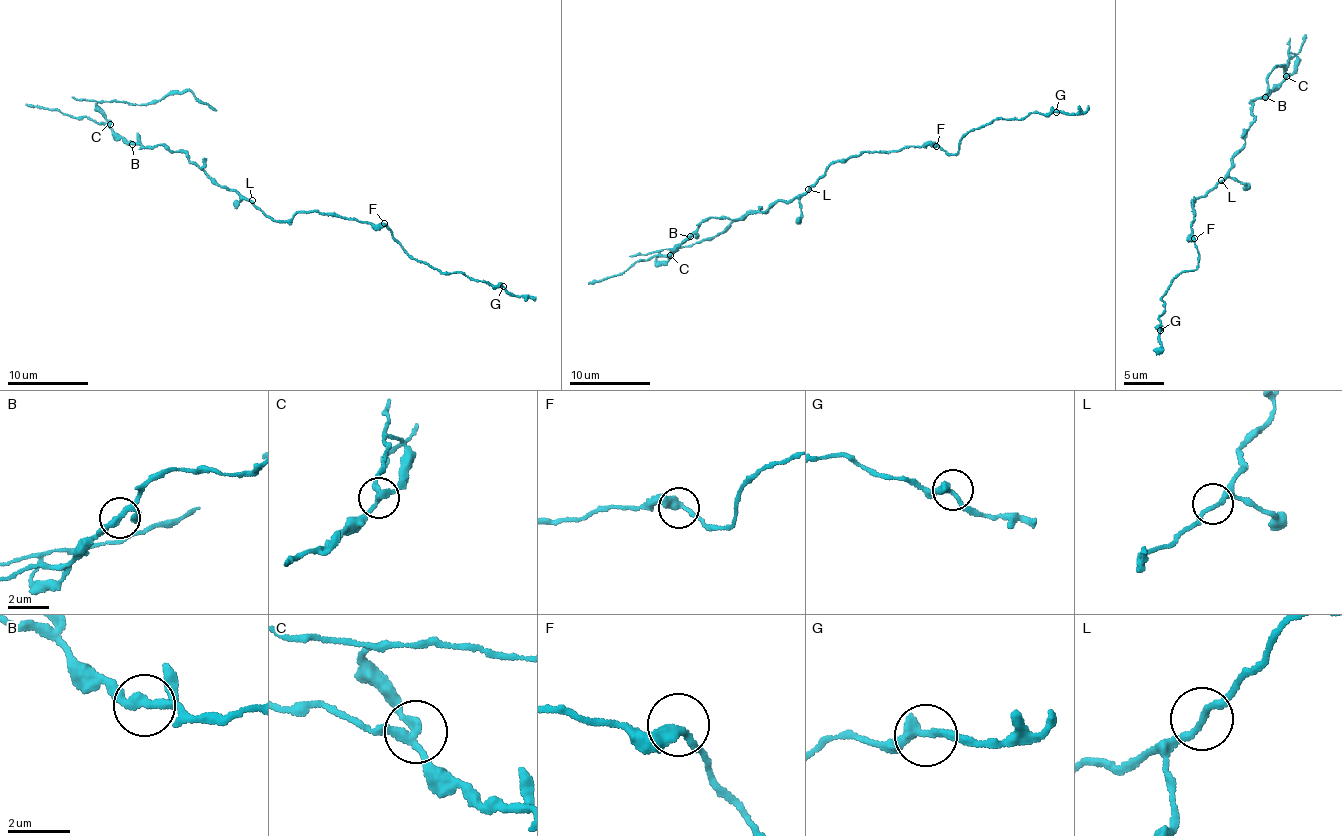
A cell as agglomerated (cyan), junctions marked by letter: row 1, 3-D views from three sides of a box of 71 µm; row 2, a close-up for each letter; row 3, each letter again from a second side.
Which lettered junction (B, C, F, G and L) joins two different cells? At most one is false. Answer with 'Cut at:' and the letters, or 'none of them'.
Cut at: C

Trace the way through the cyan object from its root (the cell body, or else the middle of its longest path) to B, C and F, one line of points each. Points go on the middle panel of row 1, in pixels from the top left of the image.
B: (807, 190), (741, 219), (710, 217), (690, 236)
C: (807, 190), (741, 219), (710, 217), (670, 255)
F: (807, 190), (828, 167), (851, 156), (861, 155), (865, 151), (893, 151), (928, 143), (936, 146)

